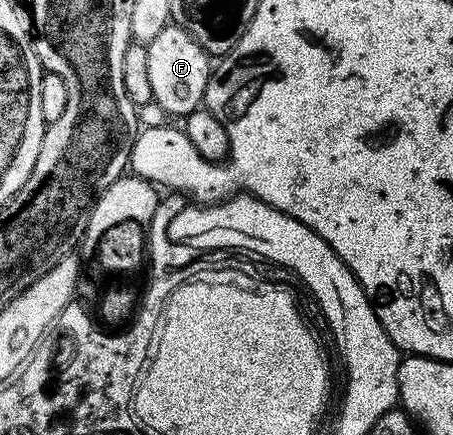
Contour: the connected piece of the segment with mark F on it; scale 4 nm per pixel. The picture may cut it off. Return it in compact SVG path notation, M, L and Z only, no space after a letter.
M174 24L164 28L155 39L148 42L146 49L154 104L171 115L189 116L204 100L211 72L210 56L185 29Z

